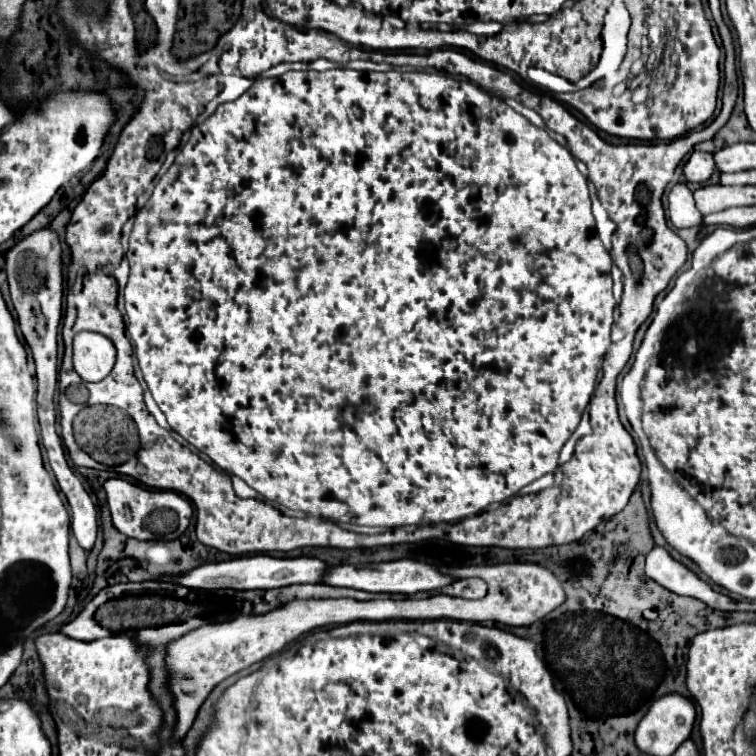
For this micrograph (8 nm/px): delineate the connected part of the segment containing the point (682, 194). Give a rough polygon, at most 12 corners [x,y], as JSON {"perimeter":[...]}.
{"perimeter":[[676,183],[668,195],[668,219],[674,227],[702,225],[692,191]]}

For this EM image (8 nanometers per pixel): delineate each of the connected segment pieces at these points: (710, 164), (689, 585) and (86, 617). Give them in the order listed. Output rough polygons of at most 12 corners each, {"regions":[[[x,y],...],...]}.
{"regions":[[[694,151],[682,167],[686,181],[704,183],[714,171],[710,153]],[[662,547],[648,553],[646,575],[676,595],[734,611],[730,597],[674,561]],[[98,595],[66,623],[60,633],[78,639],[94,641],[104,637],[94,621]]]}

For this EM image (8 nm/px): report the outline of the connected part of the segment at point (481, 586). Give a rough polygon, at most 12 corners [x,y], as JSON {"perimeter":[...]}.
{"perimeter":[[458,579],[446,595],[480,599],[488,591],[482,579]]}

